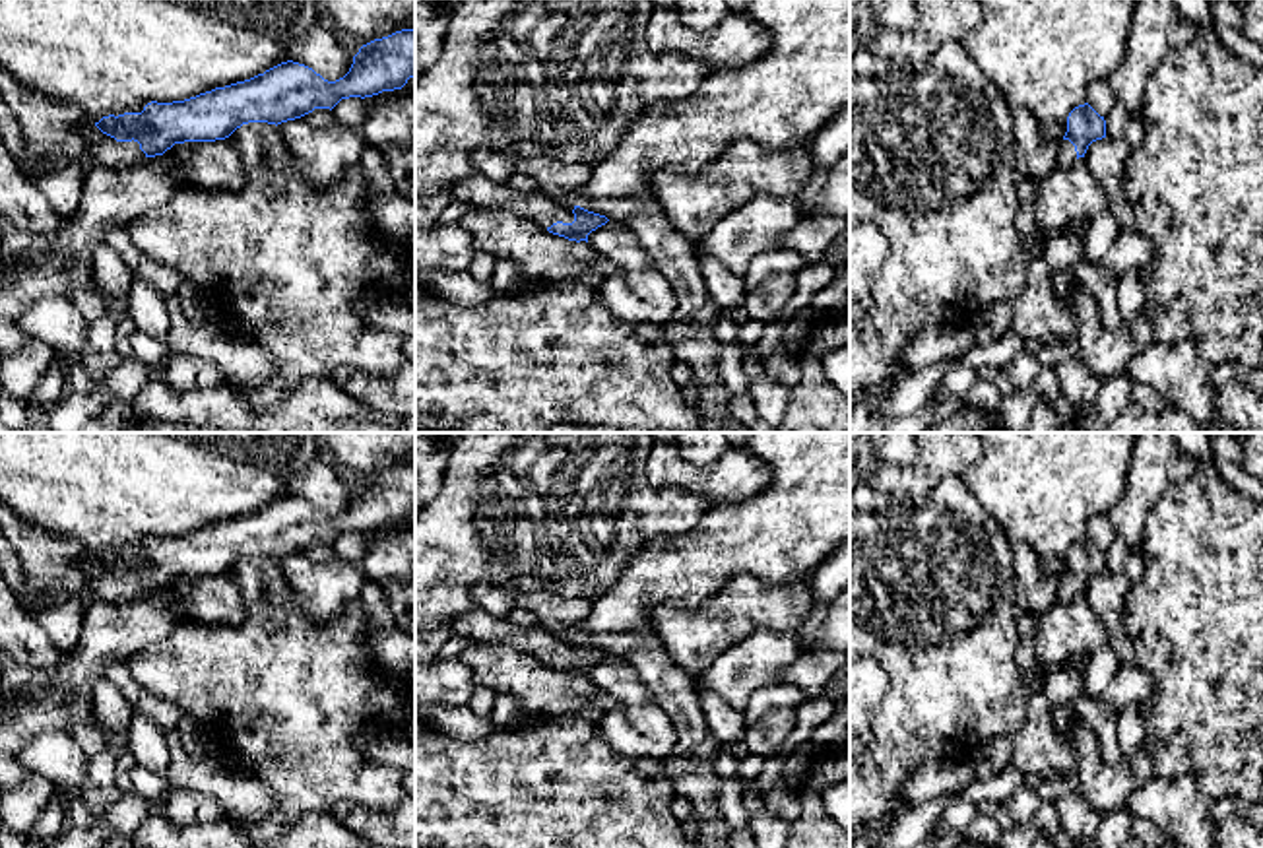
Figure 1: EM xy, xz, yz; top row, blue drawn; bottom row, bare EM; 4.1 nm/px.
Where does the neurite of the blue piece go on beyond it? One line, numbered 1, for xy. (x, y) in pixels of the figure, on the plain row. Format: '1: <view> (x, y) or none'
1: xy (103, 585)

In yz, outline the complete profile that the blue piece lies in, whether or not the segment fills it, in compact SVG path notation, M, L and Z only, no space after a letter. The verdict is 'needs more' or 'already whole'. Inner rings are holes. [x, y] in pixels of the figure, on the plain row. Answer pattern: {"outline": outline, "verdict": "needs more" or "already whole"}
{"outline": "M1088 538L1075 541L1067 551L1067 567L1055 578L1057 602L1069 603L1079 592L1085 592L1088 580L1106 572L1106 555Z", "verdict": "needs more"}

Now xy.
{"outline": "M402 464L359 483L349 506L328 516L287 495L250 514L173 538L151 536L142 547L109 549L85 565L87 598L132 602L175 578L229 572L248 557L281 559L341 534L402 524L415 510L415 464Z", "verdict": "needs more"}

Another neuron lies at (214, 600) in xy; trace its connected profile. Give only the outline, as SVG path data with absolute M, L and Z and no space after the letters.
M229 572L175 578L163 590L186 603L186 623L237 625L248 615L246 600Z

